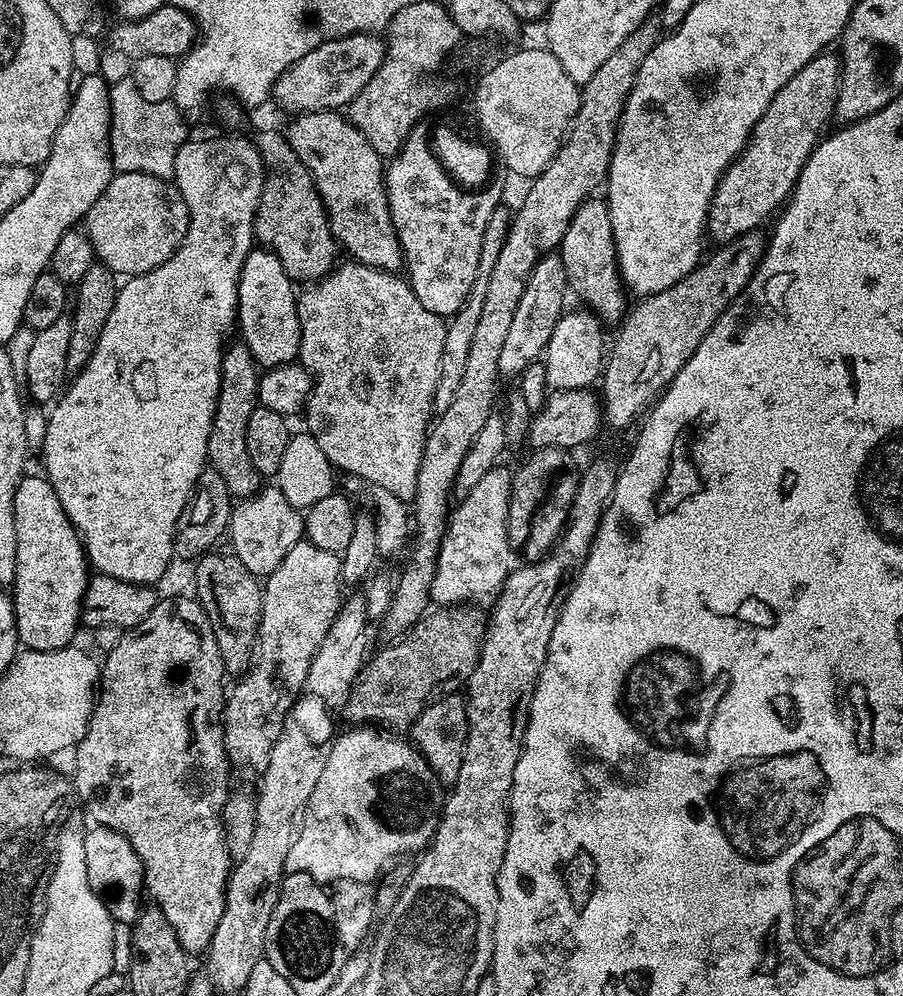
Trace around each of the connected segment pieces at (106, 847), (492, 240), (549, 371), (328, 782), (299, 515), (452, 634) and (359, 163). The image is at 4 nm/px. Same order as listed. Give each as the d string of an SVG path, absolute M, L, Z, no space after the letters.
M98 824L89 827L84 833L84 845L86 846L86 878L90 882L90 886L97 893L97 895L99 895L101 899L104 900L104 905L107 906L108 913L112 915L113 921L119 922L121 925L123 925L122 923L124 923L125 926L131 925L142 911L142 903L140 904L140 896L142 900L142 893L145 891L144 867L142 866L142 862L138 858L138 854L134 850L134 846L122 834L118 834L114 830L110 830L105 824Z
M497 206L494 214L490 214L490 222L486 222L486 230L482 234L482 250L478 258L474 286L470 286L470 294L466 298L466 302L462 302L460 309L447 321L446 338L442 342L442 362L438 374L438 386L434 390L434 402L432 403L432 407L437 413L446 410L446 406L450 406L450 401L454 399L454 394L462 382L462 373L466 371L466 357L470 355L470 346L482 315L482 305L486 299L490 274L494 270L494 262L498 262L498 254L502 254L509 223L510 212L507 212L504 206Z
M587 310L581 312L565 311L550 334L550 342L542 357L548 379L547 387L565 392L575 388L588 388L597 380L606 360L606 340L600 333L602 322Z
M372 726L352 727L349 732L341 731L328 749L321 777L304 805L286 854L284 866L288 872L305 872L321 882L372 882L396 855L427 848L440 825L445 802L442 792L440 796L442 784L423 754L407 739L383 736Z
M272 486L272 488L261 487L260 491L254 495L245 496L233 505L228 531L228 538L230 538L232 544L231 551L250 570L252 576L257 578L268 577L278 568L279 563L289 553L291 546L296 545L298 541L303 539L304 535L305 517L303 513L290 505L290 502L286 502L286 494L282 494L282 490L278 486Z
M468 604L442 606L429 611L421 620L410 627L392 645L382 649L367 659L352 684L345 713L352 715L360 724L386 724L394 728L407 729L420 716L422 710L448 691L457 691L473 672L480 657L484 642L486 618L480 611Z
M339 111L301 112L286 131L298 158L310 170L314 186L328 211L333 236L358 264L399 273L404 268L404 251L390 218L388 192L384 189L385 161L366 138Z

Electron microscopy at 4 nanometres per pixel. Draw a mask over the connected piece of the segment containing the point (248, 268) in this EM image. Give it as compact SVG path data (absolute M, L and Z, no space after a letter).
M263 246L253 247L242 266L238 282L238 332L261 369L277 368L293 363L300 354L300 319L294 281L286 274L282 262Z

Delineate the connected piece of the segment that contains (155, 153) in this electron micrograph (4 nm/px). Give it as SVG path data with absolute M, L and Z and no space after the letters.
M132 76L120 79L109 89L109 144L113 169L171 179L174 158L190 136L185 121L187 119L175 101L147 102L138 93Z

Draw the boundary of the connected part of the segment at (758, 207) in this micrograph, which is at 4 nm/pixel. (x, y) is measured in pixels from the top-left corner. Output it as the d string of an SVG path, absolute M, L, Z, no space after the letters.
M821 54L806 62L806 66L774 94L766 114L752 127L743 152L724 171L708 211L706 232L711 239L713 236L716 242L727 242L757 231L760 223L792 195L800 171L818 143L820 127L834 116L834 101L840 89L840 61L835 55L828 55Z

